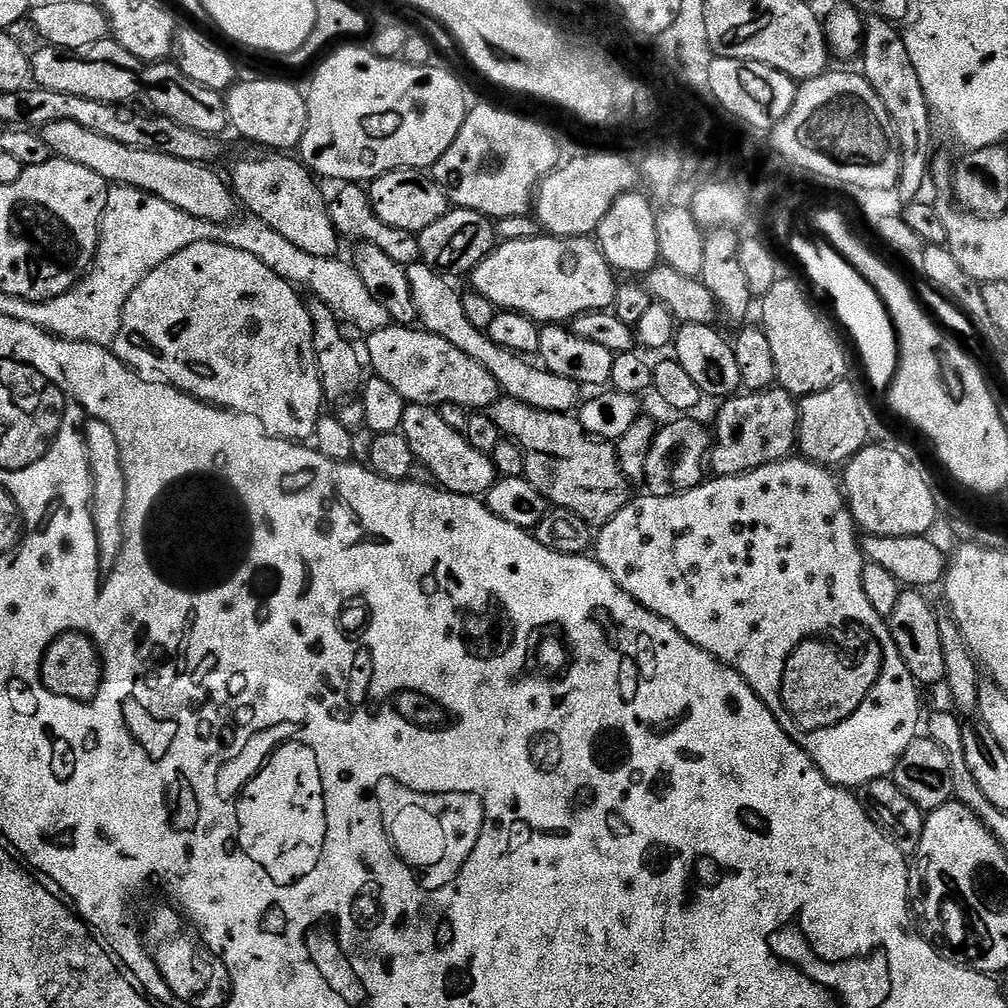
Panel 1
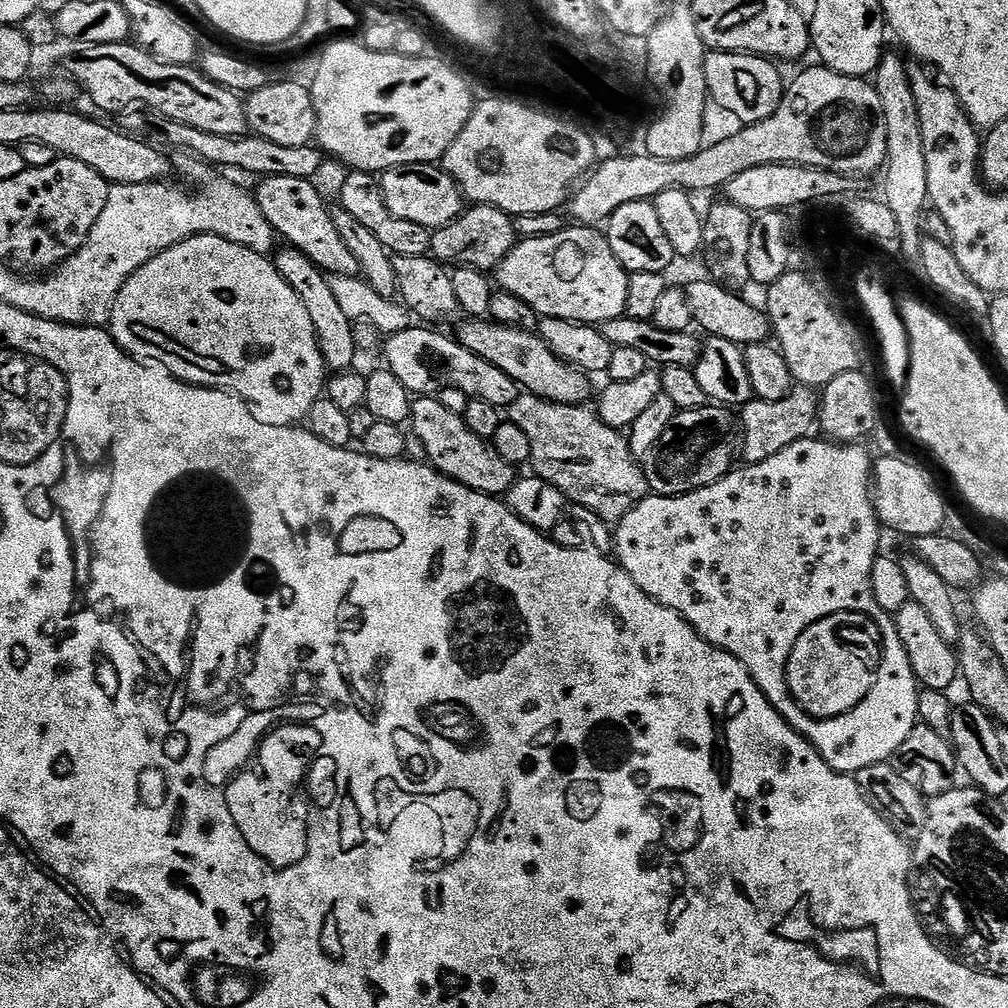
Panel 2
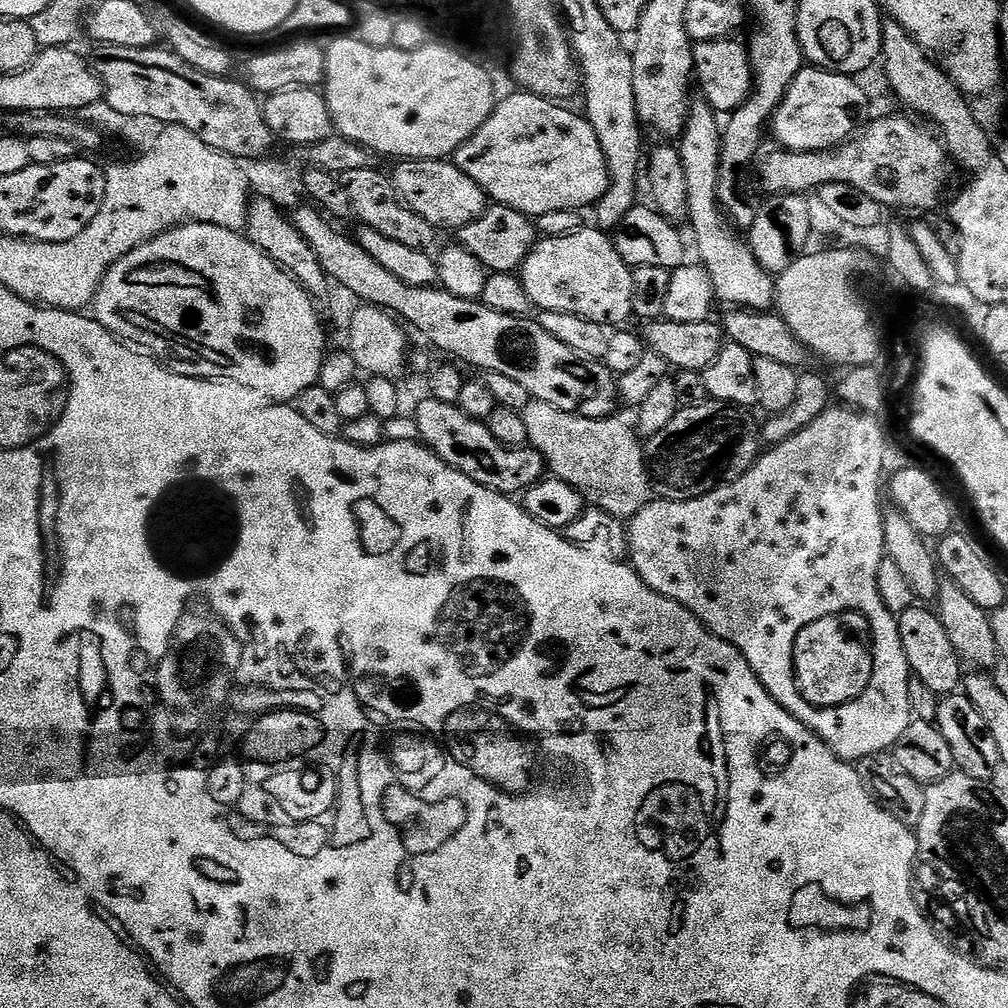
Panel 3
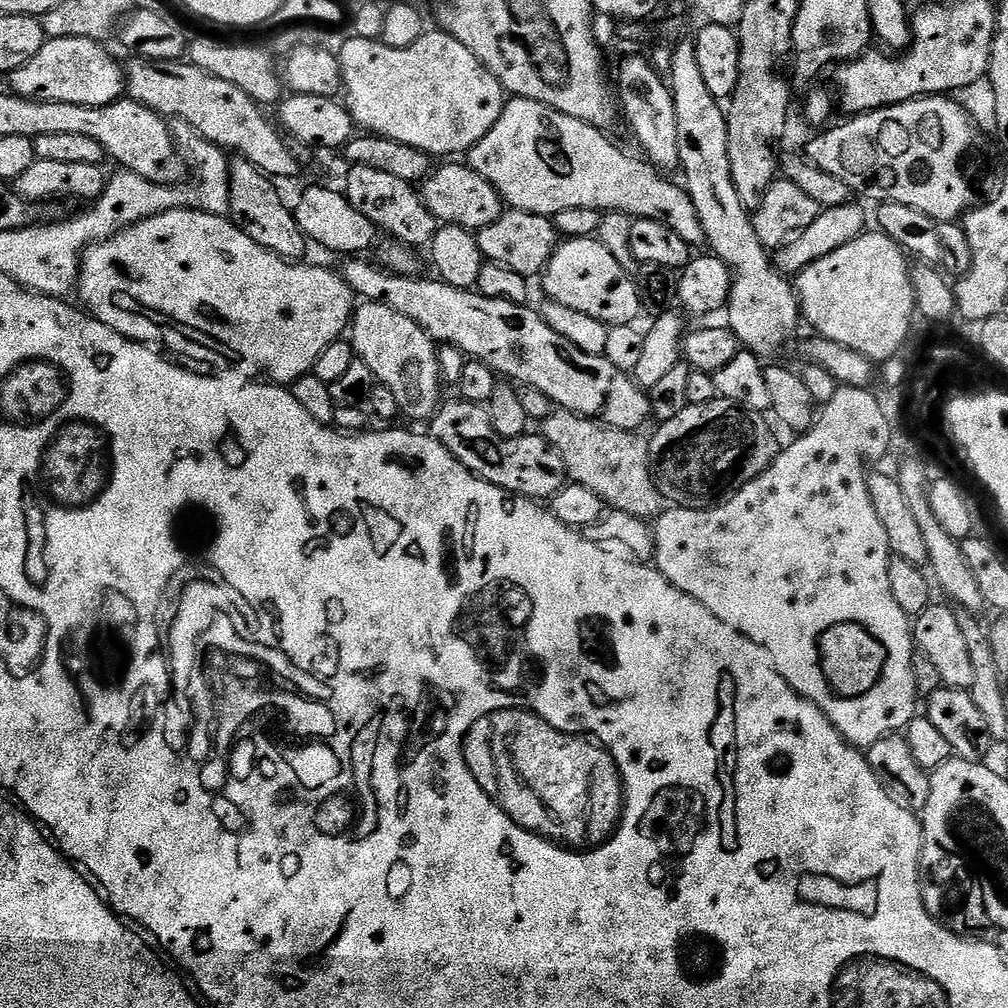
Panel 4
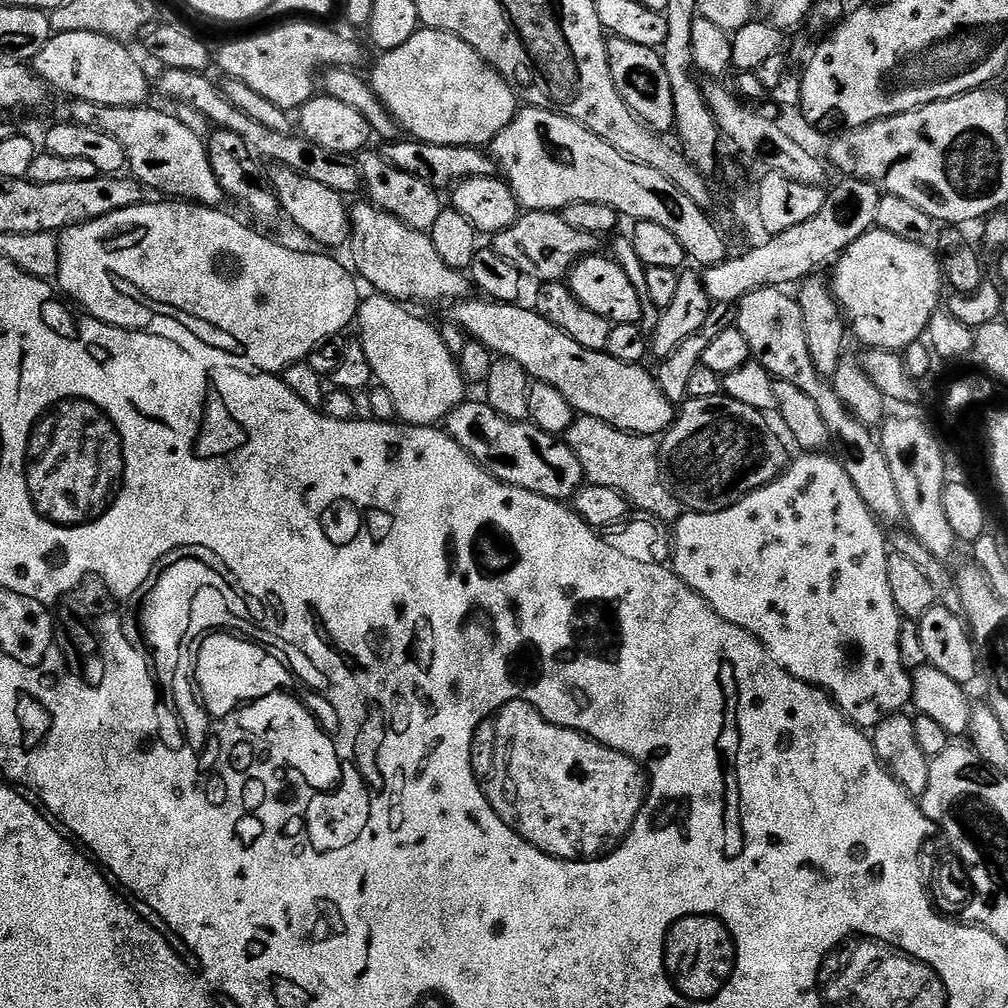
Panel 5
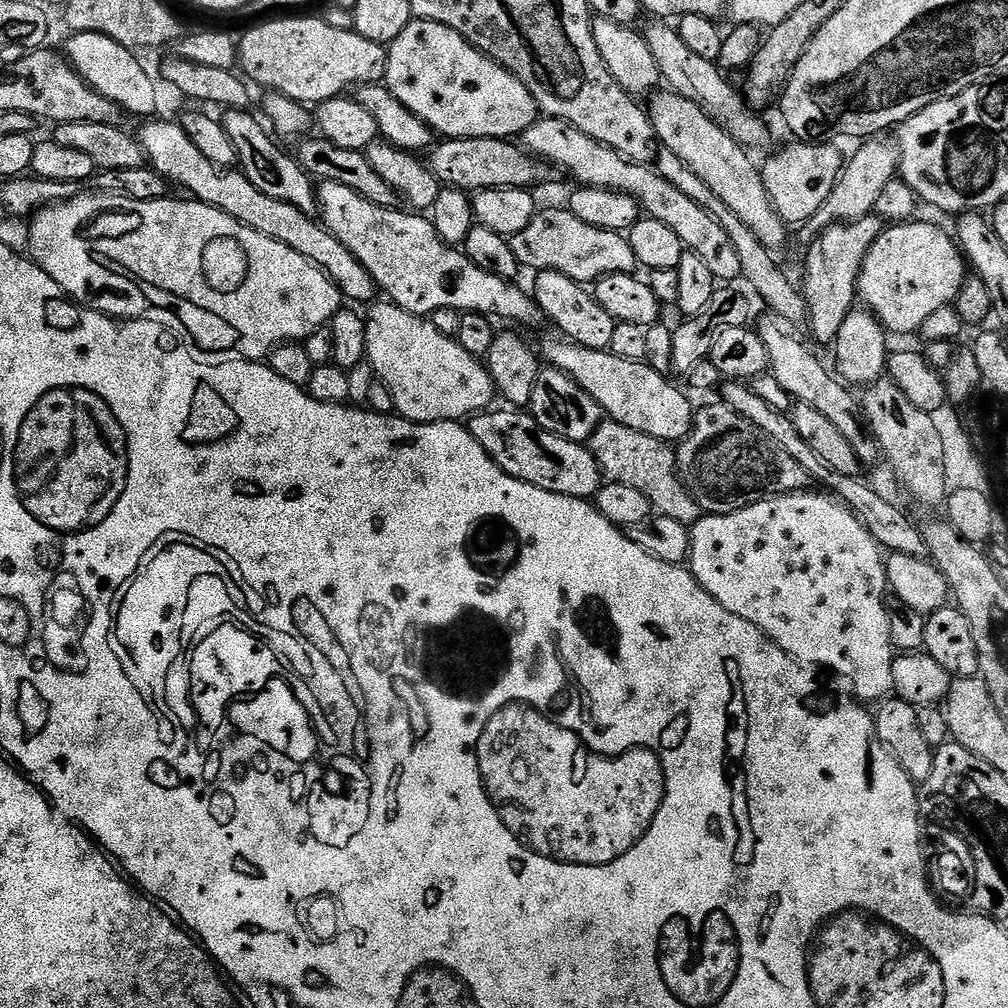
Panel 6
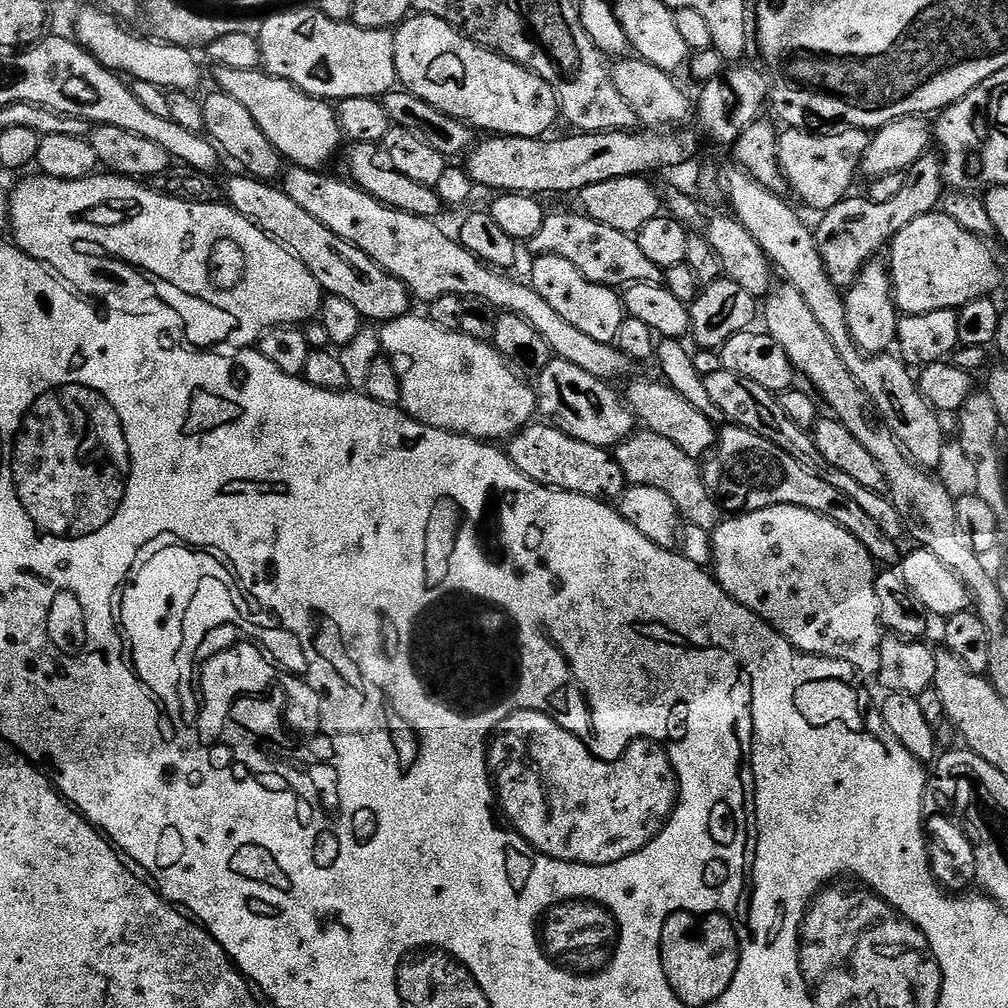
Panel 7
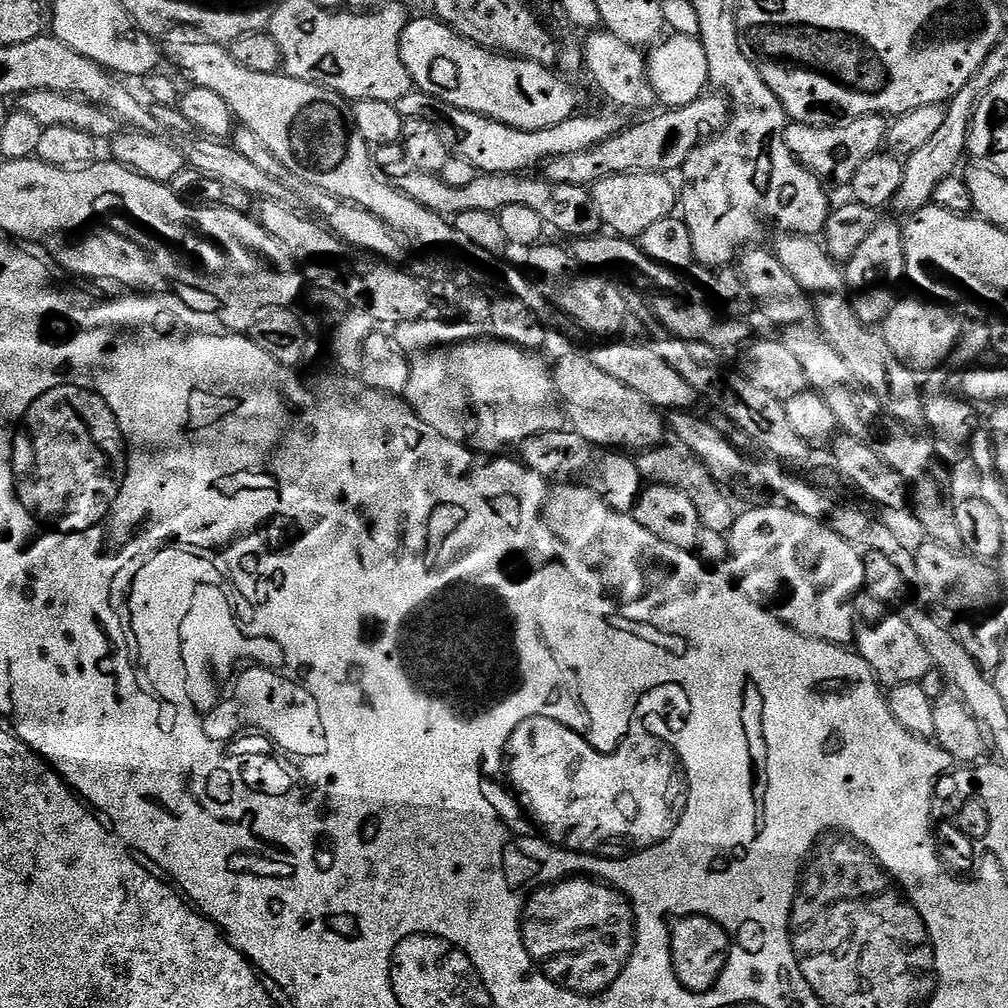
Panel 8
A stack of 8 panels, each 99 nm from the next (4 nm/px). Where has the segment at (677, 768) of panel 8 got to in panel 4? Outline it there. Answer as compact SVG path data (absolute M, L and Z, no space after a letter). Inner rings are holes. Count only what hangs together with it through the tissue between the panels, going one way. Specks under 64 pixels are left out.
M503 708L475 720L464 736L463 745L464 761L470 770L470 774L474 774L474 782L478 782L478 786L482 786L482 790L488 797L518 826L522 826L539 836L544 836L553 844L561 845L574 852L590 852L594 848L607 846L610 838L620 836L618 824L620 823L620 816L624 812L624 783L620 780L620 771L614 762L614 758L605 748L600 747L599 743L584 736L571 736L569 732L559 732L554 726L545 722L541 716L536 715L535 712L529 712L522 708Z

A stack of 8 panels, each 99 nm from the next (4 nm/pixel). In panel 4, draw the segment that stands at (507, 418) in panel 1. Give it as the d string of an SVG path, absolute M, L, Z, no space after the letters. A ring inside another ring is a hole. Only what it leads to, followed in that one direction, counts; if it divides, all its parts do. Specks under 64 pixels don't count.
M563 410L549 411L542 422L544 439L558 450L568 471L568 480L586 486L602 498L609 509L634 514L634 518L651 521L665 511L666 501L656 489L650 470L648 440L627 428L612 428L599 420Z

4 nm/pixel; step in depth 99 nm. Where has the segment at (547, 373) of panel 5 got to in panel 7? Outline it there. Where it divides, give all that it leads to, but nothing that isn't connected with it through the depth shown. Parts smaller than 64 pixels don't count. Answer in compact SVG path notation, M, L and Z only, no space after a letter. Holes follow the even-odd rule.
M633 379L632 385L626 392L626 403L637 421L640 420L647 431L654 434L662 434L669 442L674 442L678 450L685 452L691 460L699 461L707 457L708 451L716 445L718 435L717 425L710 422L710 418L704 417L699 410L694 410L682 394L678 394L669 384L656 380L636 380Z

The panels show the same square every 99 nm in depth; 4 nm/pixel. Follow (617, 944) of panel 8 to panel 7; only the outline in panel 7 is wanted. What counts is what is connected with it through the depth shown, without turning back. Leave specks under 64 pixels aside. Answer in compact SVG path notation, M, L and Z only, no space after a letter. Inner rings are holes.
M587 900L555 904L542 921L542 944L548 955L564 966L576 966L572 964L580 963L579 971L584 974L591 973L597 967L596 940L601 940L601 961L607 962L612 959L616 950L616 939L619 937L620 930L612 914L601 904L593 904Z

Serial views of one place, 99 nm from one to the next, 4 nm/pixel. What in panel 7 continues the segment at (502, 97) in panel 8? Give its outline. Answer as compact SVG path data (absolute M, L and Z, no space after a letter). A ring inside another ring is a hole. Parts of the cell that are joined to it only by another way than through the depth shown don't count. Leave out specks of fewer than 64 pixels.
M412 14L395 29L396 38L396 78L403 91L430 102L442 114L462 121L473 130L481 128L484 134L498 136L521 136L540 138L552 128L552 123L560 116L560 104L556 95L540 76L535 76L520 64L515 64L505 56L482 48L473 40L467 40L461 32L455 32L442 18Z

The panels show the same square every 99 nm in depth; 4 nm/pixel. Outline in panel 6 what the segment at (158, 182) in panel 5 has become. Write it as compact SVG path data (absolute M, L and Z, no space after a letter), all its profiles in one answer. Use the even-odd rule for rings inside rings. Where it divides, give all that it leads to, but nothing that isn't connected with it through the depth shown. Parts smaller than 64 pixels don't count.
M160 119L141 123L144 125L138 131L138 139L145 161L150 165L151 171L160 175L161 181L168 183L169 180L170 183L185 188L188 191L185 193L201 204L222 210L230 214L230 218L250 226L250 230L258 230L258 234L266 234L266 238L274 238L274 242L290 246L290 250L302 254L302 258L323 270L334 282L334 286L338 286L345 301L367 305L377 299L378 289L366 266L362 266L362 262L358 262L358 258L354 258L354 254L350 254L350 250L346 250L346 246L342 246L342 242L338 242L338 238L334 238L323 223L317 222L309 213L298 210L298 206L290 206L290 202L278 202L278 198L269 198L267 194L262 194L258 186L254 186L254 182L250 182L250 178L246 178L243 172L216 168L214 162L209 162L199 152L198 146L190 142L186 130L182 130L179 123L172 121L171 124L168 120Z

